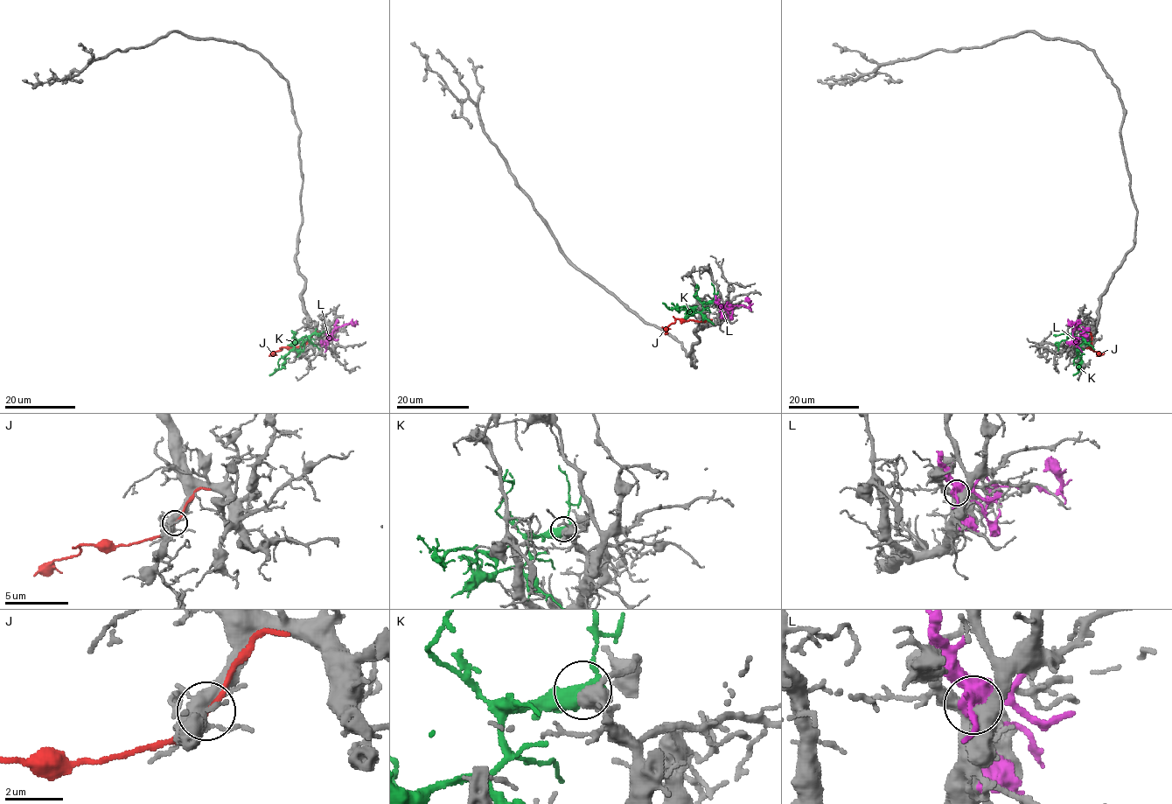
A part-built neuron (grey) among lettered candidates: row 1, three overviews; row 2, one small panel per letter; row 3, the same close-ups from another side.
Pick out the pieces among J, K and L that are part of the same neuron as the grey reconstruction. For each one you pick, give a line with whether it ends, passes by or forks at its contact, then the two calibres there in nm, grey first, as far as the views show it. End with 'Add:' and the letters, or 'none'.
Add: none

